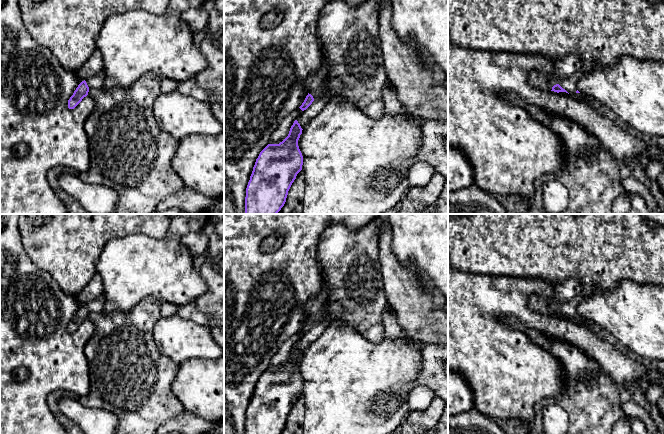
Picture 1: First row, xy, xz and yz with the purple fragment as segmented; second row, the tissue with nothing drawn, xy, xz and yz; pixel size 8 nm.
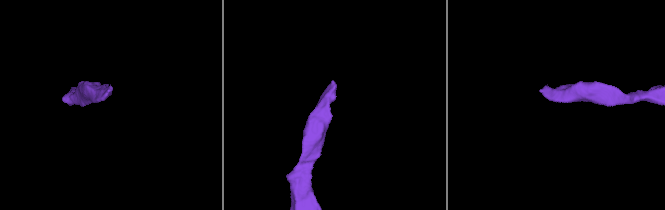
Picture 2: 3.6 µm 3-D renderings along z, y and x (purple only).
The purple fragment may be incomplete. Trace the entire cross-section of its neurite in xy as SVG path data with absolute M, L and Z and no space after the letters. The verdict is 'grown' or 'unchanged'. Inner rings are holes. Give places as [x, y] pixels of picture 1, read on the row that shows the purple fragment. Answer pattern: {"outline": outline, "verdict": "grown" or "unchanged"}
{"outline": "M102 71L82 81L68 100L68 108L74 109L82 101L82 99L88 95L90 89L102 88L104 77L105 75Z", "verdict": "grown"}

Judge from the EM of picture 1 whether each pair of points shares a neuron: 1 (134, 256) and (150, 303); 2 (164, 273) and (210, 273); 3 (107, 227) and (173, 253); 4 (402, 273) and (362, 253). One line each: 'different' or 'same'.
1: different
2: different
3: different
4: different

